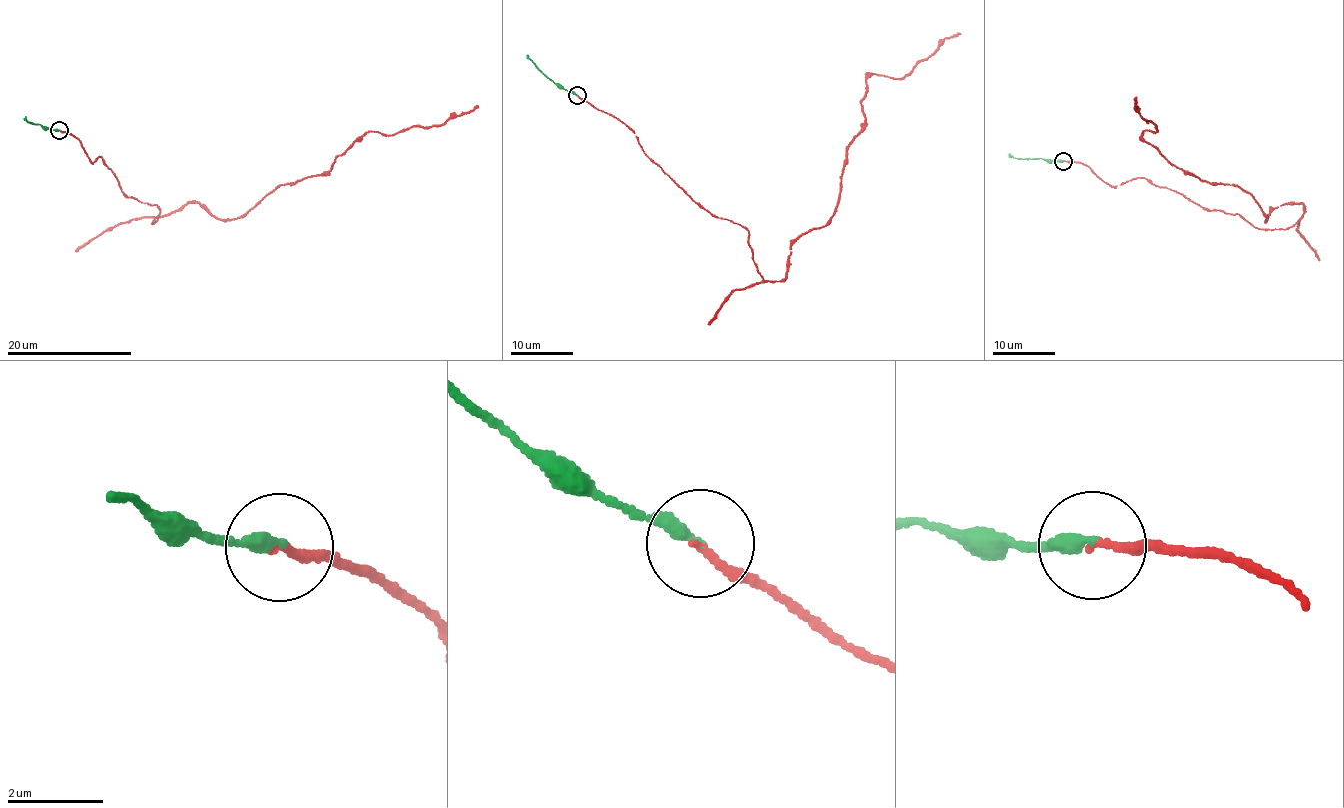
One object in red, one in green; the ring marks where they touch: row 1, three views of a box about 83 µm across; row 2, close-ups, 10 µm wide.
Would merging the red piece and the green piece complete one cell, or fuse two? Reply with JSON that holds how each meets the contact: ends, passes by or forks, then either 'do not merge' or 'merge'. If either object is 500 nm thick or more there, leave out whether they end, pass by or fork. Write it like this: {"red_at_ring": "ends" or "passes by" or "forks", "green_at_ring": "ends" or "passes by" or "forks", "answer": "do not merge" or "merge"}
{"red_at_ring": "ends", "green_at_ring": "ends", "answer": "merge"}

